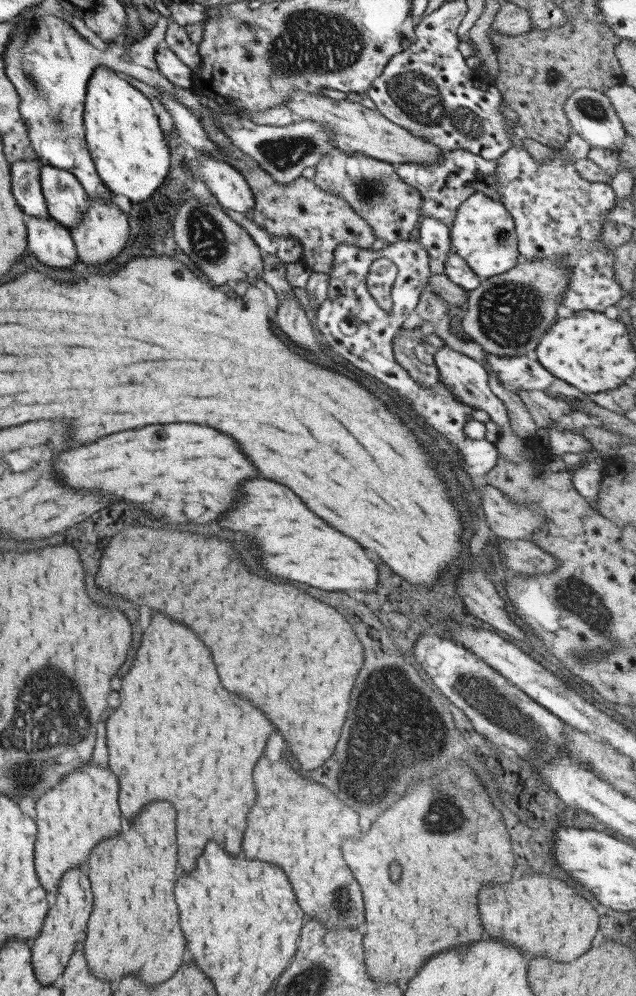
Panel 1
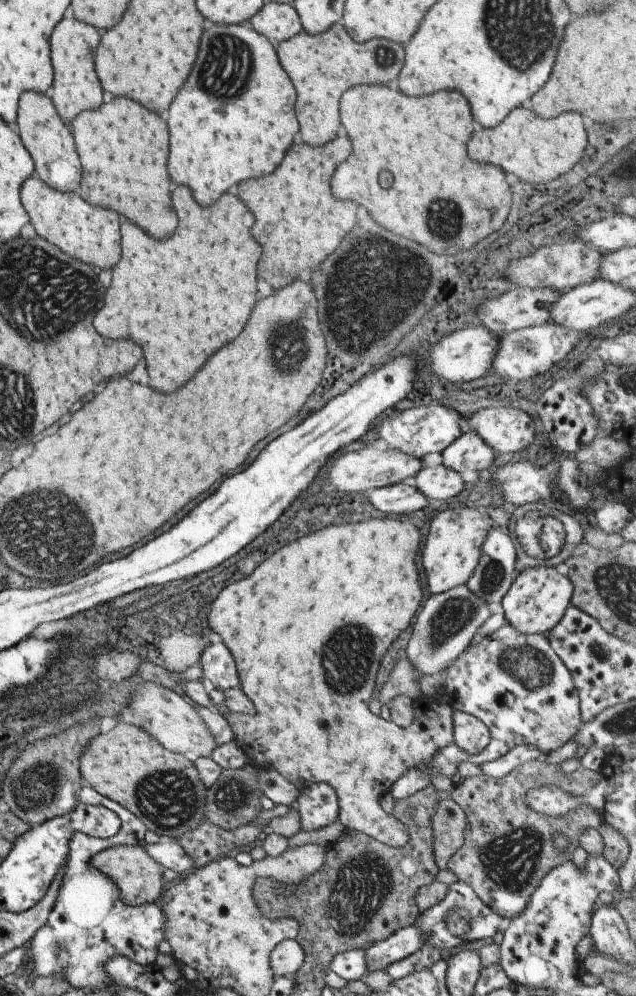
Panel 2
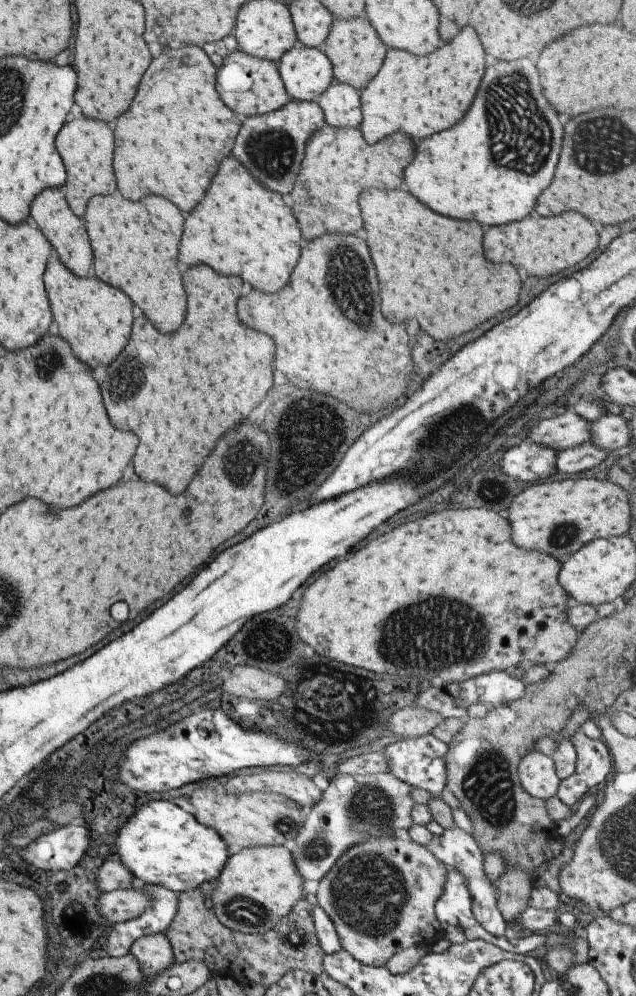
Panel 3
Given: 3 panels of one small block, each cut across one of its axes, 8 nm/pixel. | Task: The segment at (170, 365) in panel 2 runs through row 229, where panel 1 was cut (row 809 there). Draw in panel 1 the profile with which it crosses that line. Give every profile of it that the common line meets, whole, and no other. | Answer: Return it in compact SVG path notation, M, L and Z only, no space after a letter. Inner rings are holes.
M154 614L144 636L160 638L142 638L132 668L122 676L118 690L120 706L106 722L110 770L120 780L120 810L128 820L154 798L174 802L178 808L178 863L182 870L192 870L208 838L216 838L216 842L230 854L240 852L246 830L244 822L256 802L252 770L264 754L274 726L250 700L242 700L238 694L222 688L210 650L204 648L204 642L186 624L174 622L166 614Z

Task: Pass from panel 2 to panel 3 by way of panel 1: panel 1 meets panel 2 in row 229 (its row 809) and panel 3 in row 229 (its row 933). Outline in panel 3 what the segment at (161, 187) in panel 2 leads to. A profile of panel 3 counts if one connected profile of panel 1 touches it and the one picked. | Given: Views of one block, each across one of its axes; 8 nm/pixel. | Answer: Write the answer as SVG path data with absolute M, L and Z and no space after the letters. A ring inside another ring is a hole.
M120 194L94 196L86 208L86 228L94 248L94 274L126 292L162 332L178 330L188 308L178 270L182 224L184 216L178 206L160 196L148 196L140 202L130 202Z

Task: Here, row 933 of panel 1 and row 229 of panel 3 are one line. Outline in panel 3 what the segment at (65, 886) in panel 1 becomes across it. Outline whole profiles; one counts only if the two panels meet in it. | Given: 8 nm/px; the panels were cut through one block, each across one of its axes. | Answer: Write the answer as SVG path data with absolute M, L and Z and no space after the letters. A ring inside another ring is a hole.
M46 188L44 192L40 192L34 200L32 200L32 210L30 210L32 218L36 220L38 228L46 234L46 238L50 238L52 246L56 248L58 256L62 258L64 266L68 266L76 276L86 276L92 268L92 246L90 246L90 238L86 234L84 222L74 216L74 212L70 210L64 194L58 188Z

